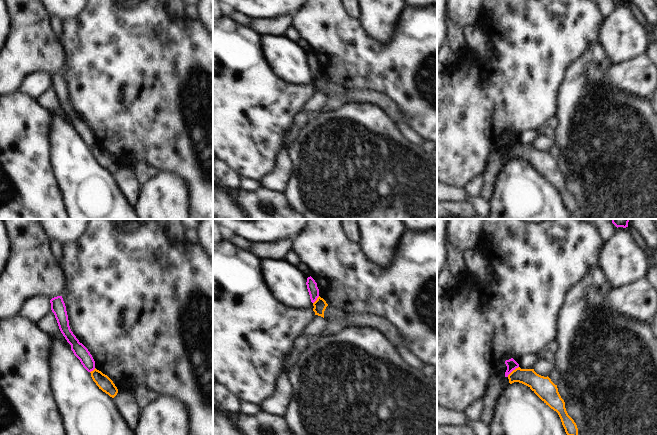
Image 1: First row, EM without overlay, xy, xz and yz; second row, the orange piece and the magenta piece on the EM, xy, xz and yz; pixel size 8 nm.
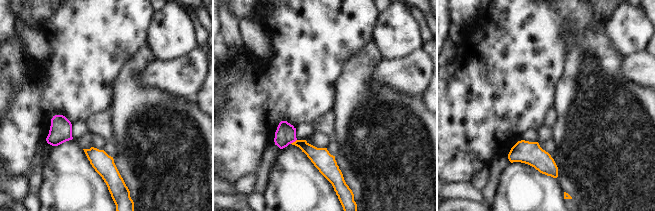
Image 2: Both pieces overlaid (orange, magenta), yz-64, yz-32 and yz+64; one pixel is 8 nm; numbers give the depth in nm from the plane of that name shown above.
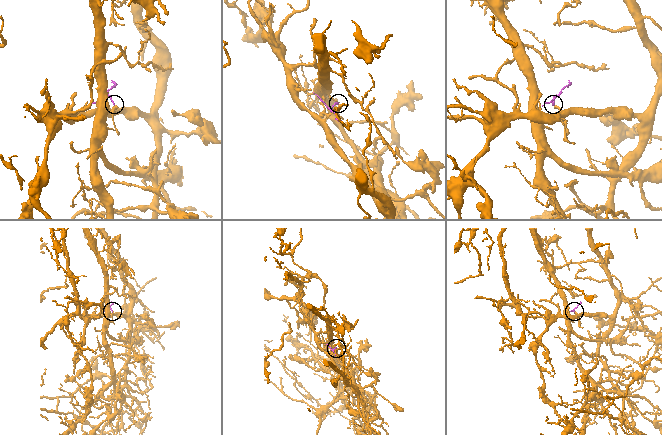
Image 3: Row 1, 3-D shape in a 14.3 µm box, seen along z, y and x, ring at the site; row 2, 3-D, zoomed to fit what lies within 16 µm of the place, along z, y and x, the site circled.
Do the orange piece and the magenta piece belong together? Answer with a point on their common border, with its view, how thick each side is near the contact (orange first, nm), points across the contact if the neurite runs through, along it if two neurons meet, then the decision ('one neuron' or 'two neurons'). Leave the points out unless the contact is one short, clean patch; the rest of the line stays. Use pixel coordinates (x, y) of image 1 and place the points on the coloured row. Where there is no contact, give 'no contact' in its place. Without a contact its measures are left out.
contact yz (512, 371); calibres 150 and 90 nm; border yz (518, 366), (507, 376); two neurons

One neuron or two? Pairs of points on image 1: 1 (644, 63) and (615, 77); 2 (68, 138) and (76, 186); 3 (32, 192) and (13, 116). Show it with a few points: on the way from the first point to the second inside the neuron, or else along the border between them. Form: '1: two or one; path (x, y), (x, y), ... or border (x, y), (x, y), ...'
1: one; path (637, 70), (631, 76), (622, 76)
2: one; path (68, 150), (76, 174)
3: one; path (29, 170), (29, 130), (31, 127)

